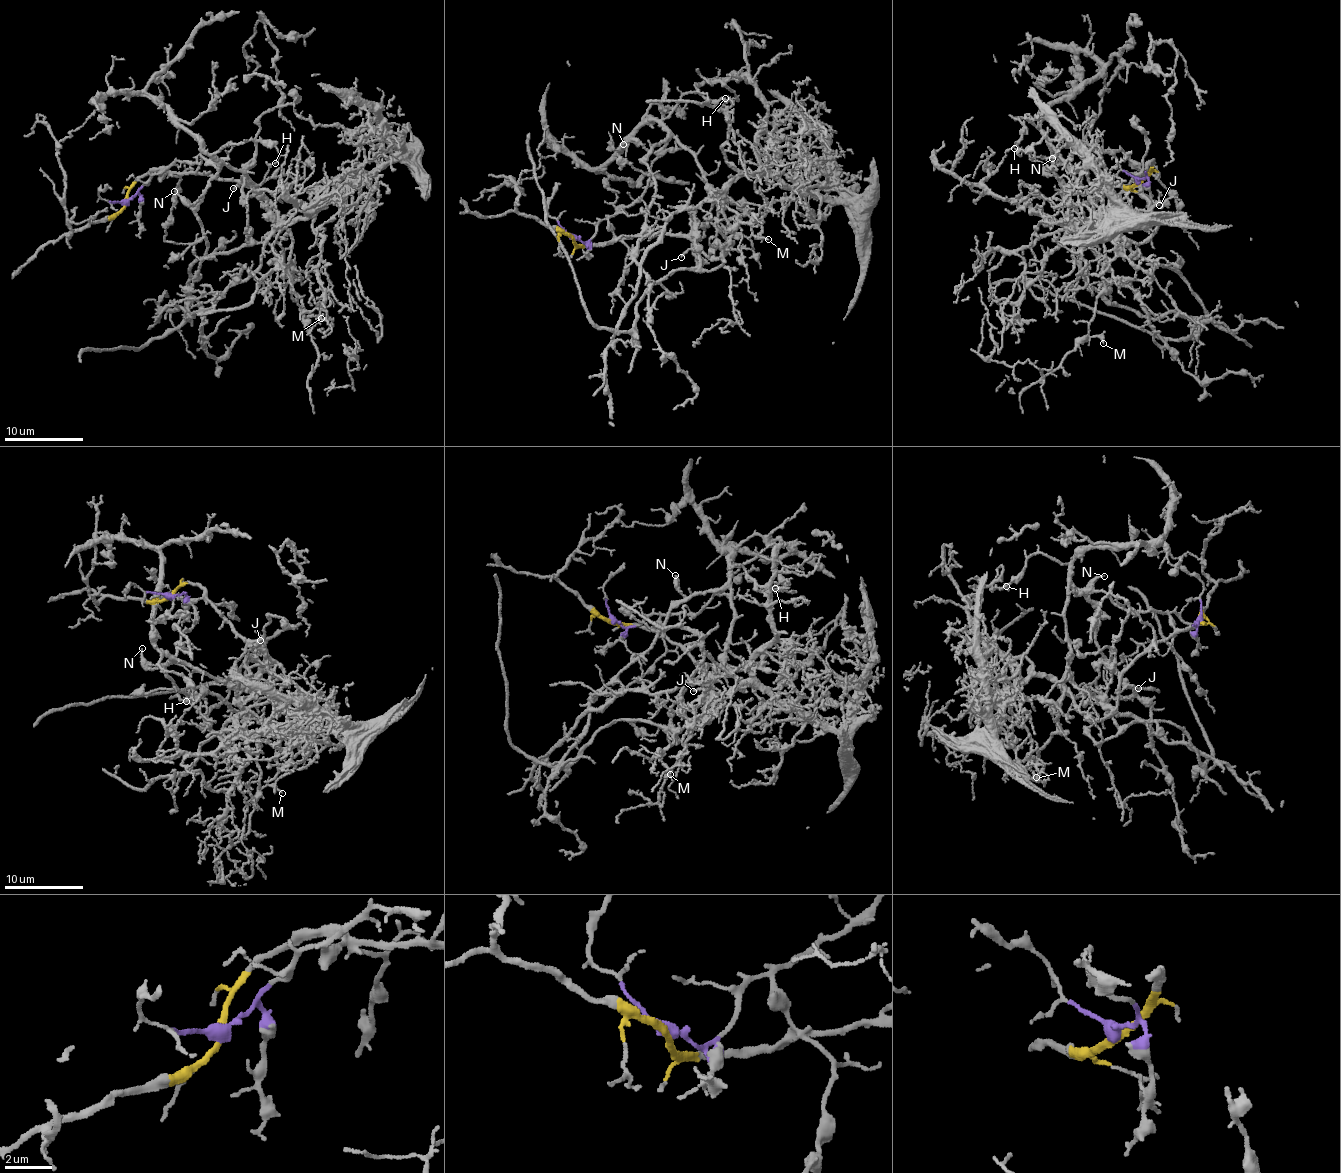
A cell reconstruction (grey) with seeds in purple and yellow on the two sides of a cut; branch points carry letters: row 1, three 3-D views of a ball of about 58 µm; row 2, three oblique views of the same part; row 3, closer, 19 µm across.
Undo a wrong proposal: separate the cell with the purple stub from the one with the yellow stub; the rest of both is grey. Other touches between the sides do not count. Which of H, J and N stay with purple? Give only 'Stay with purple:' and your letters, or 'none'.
Stay with purple: H, N

